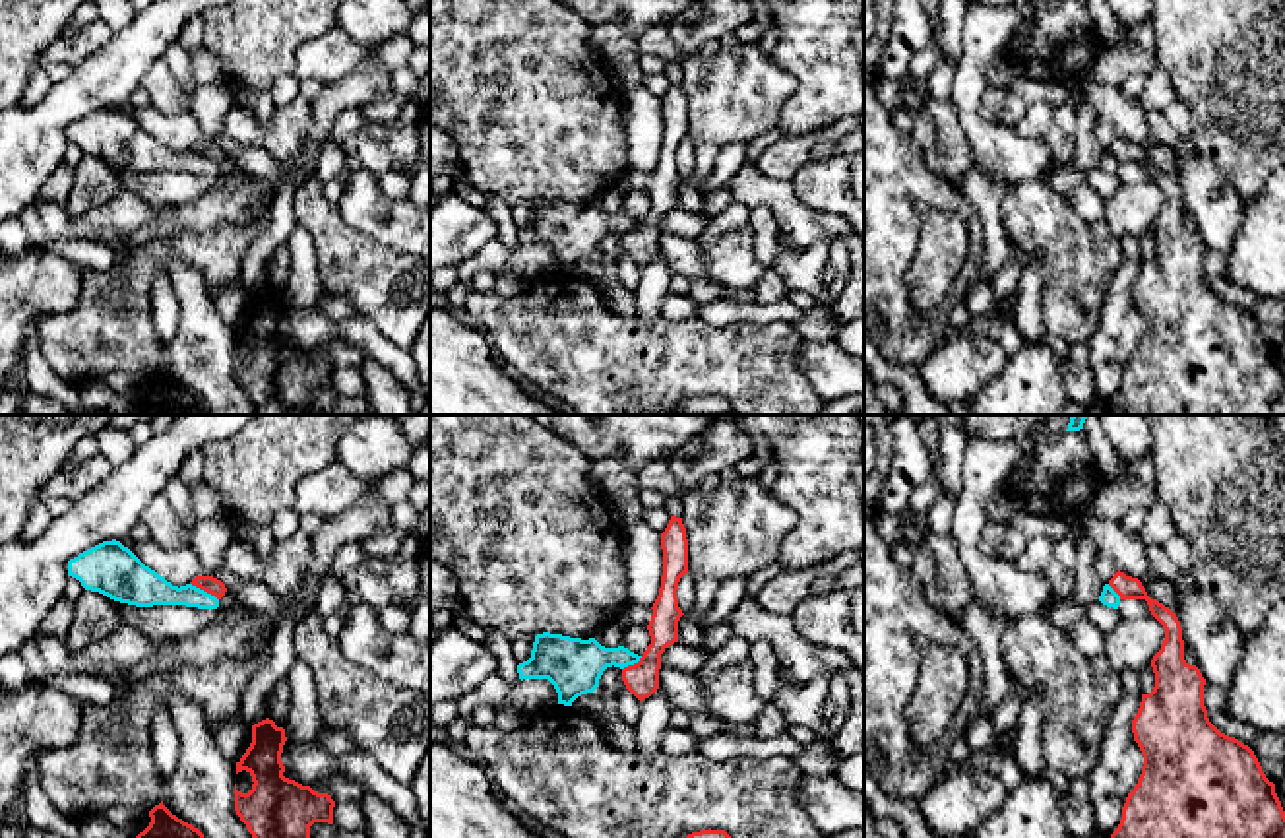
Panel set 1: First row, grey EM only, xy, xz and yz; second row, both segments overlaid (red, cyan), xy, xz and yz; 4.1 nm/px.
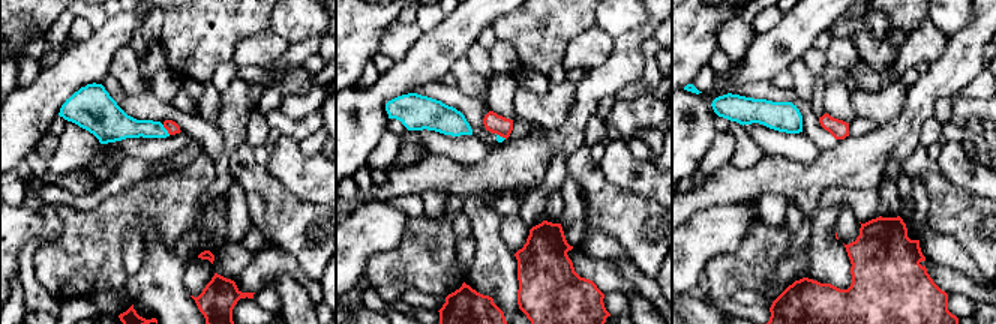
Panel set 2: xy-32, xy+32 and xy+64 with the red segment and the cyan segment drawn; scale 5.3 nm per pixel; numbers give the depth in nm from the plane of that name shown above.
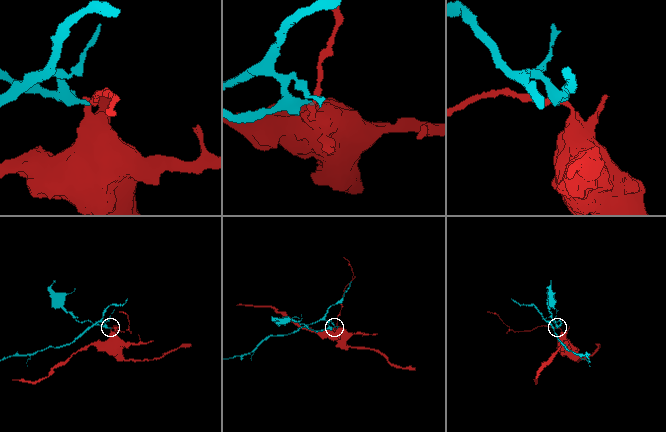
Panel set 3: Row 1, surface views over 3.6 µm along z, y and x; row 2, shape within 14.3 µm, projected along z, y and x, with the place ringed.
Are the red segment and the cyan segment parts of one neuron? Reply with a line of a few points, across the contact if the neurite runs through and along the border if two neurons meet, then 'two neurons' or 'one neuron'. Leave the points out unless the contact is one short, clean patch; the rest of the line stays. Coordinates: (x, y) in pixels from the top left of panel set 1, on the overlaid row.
xy (190, 582), (218, 600) | two neurons

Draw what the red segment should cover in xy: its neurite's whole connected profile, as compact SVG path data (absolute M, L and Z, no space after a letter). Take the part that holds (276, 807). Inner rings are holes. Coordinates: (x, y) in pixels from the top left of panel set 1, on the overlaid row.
M266 718L252 725L252 743L236 762L236 774L246 770L254 782L248 793L238 791L235 784L235 811L252 838L310 838L310 826L314 822L333 824L335 801L331 795L318 793L310 786L283 776L281 753L285 741L285 729Z

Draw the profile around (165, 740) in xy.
M169 710L153 716L151 727L153 764L161 782L169 780L178 764L178 733L172 725Z

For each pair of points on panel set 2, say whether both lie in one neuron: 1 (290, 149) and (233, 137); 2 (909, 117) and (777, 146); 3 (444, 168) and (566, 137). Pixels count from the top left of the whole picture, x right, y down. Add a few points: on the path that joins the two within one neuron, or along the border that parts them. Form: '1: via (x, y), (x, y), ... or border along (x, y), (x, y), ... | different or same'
1: border along (246, 140), (230, 158), (230, 170), (233, 173) | different
2: border along (822, 150), (810, 162), (795, 162), (786, 158) | different
3: via (474, 174), (522, 164), (536, 152) | same

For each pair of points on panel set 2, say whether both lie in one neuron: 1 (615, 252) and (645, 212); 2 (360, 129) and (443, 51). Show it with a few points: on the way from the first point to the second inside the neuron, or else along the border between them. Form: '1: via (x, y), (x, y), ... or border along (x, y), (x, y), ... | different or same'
1: border along (590, 228), (611, 234), (632, 260) | different
2: via (371, 105), (395, 81), (419, 66) | same

